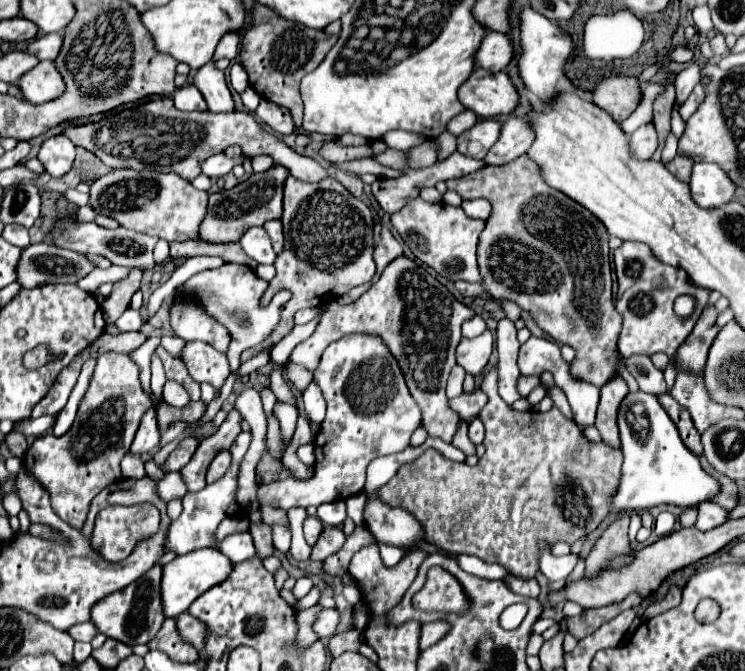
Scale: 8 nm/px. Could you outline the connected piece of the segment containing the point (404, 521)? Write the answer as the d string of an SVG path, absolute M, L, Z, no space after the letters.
M367 501L365 523L379 543L415 549L417 543L423 541L423 527L402 507L390 507L381 501Z

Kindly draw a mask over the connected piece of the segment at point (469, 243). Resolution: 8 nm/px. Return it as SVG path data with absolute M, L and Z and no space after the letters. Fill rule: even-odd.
M417 197L411 199L403 209L395 211L391 215L391 223L403 237L405 245L413 251L413 255L425 265L433 267L441 277L449 281L481 281L481 275L477 271L475 247L485 221L467 217L461 207L453 207L447 203L429 203Z

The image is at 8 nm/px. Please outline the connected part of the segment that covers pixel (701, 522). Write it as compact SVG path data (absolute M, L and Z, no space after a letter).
M711 501L699 503L699 505L697 505L697 511L699 511L699 515L697 515L695 527L697 527L699 531L713 529L713 527L717 527L719 523L727 521L727 511L725 511L723 507L711 503Z

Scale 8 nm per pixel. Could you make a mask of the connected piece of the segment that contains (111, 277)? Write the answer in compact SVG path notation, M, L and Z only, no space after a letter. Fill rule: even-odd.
M111 267L111 269L107 269L107 271L99 271L99 269L93 269L87 277L83 277L77 285L81 287L81 289L85 289L85 291L95 291L101 283L113 283L115 279L123 279L123 275L127 275L127 271L131 271L131 269L123 269L123 267Z

